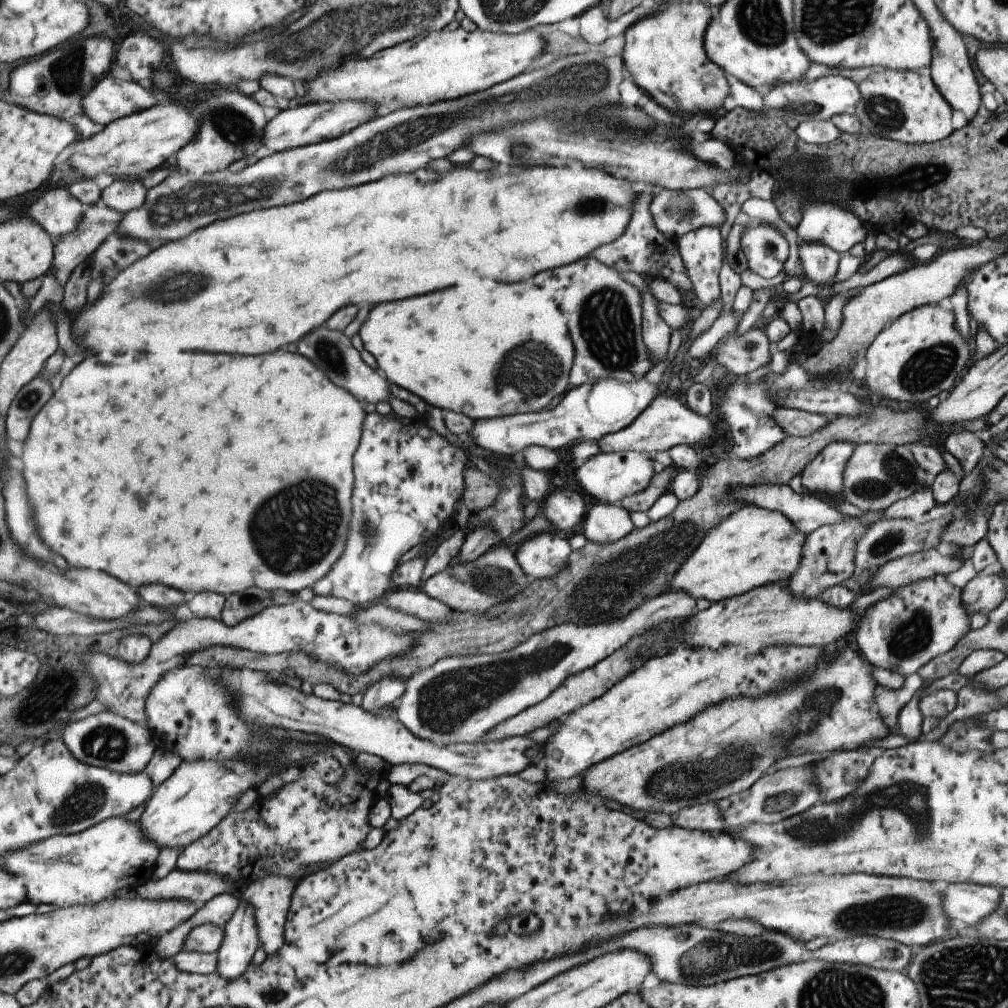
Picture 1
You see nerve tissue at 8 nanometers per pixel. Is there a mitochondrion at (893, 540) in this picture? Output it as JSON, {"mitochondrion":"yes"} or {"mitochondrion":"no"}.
{"mitochondrion":"yes"}

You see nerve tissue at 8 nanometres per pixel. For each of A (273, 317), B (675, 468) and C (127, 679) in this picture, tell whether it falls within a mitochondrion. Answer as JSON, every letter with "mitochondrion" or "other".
{"A":"other","B":"other","C":"mitochondrion"}

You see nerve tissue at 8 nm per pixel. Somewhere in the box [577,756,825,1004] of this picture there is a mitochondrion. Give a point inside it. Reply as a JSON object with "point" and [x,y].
{"point":[713,959]}

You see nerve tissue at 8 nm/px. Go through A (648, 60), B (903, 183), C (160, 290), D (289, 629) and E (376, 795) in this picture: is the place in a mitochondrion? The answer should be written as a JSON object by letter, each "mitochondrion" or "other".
{"A":"other","B":"other","C":"mitochondrion","D":"other","E":"other"}

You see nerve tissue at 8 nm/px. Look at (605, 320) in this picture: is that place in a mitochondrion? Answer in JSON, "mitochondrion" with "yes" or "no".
{"mitochondrion":"yes"}

